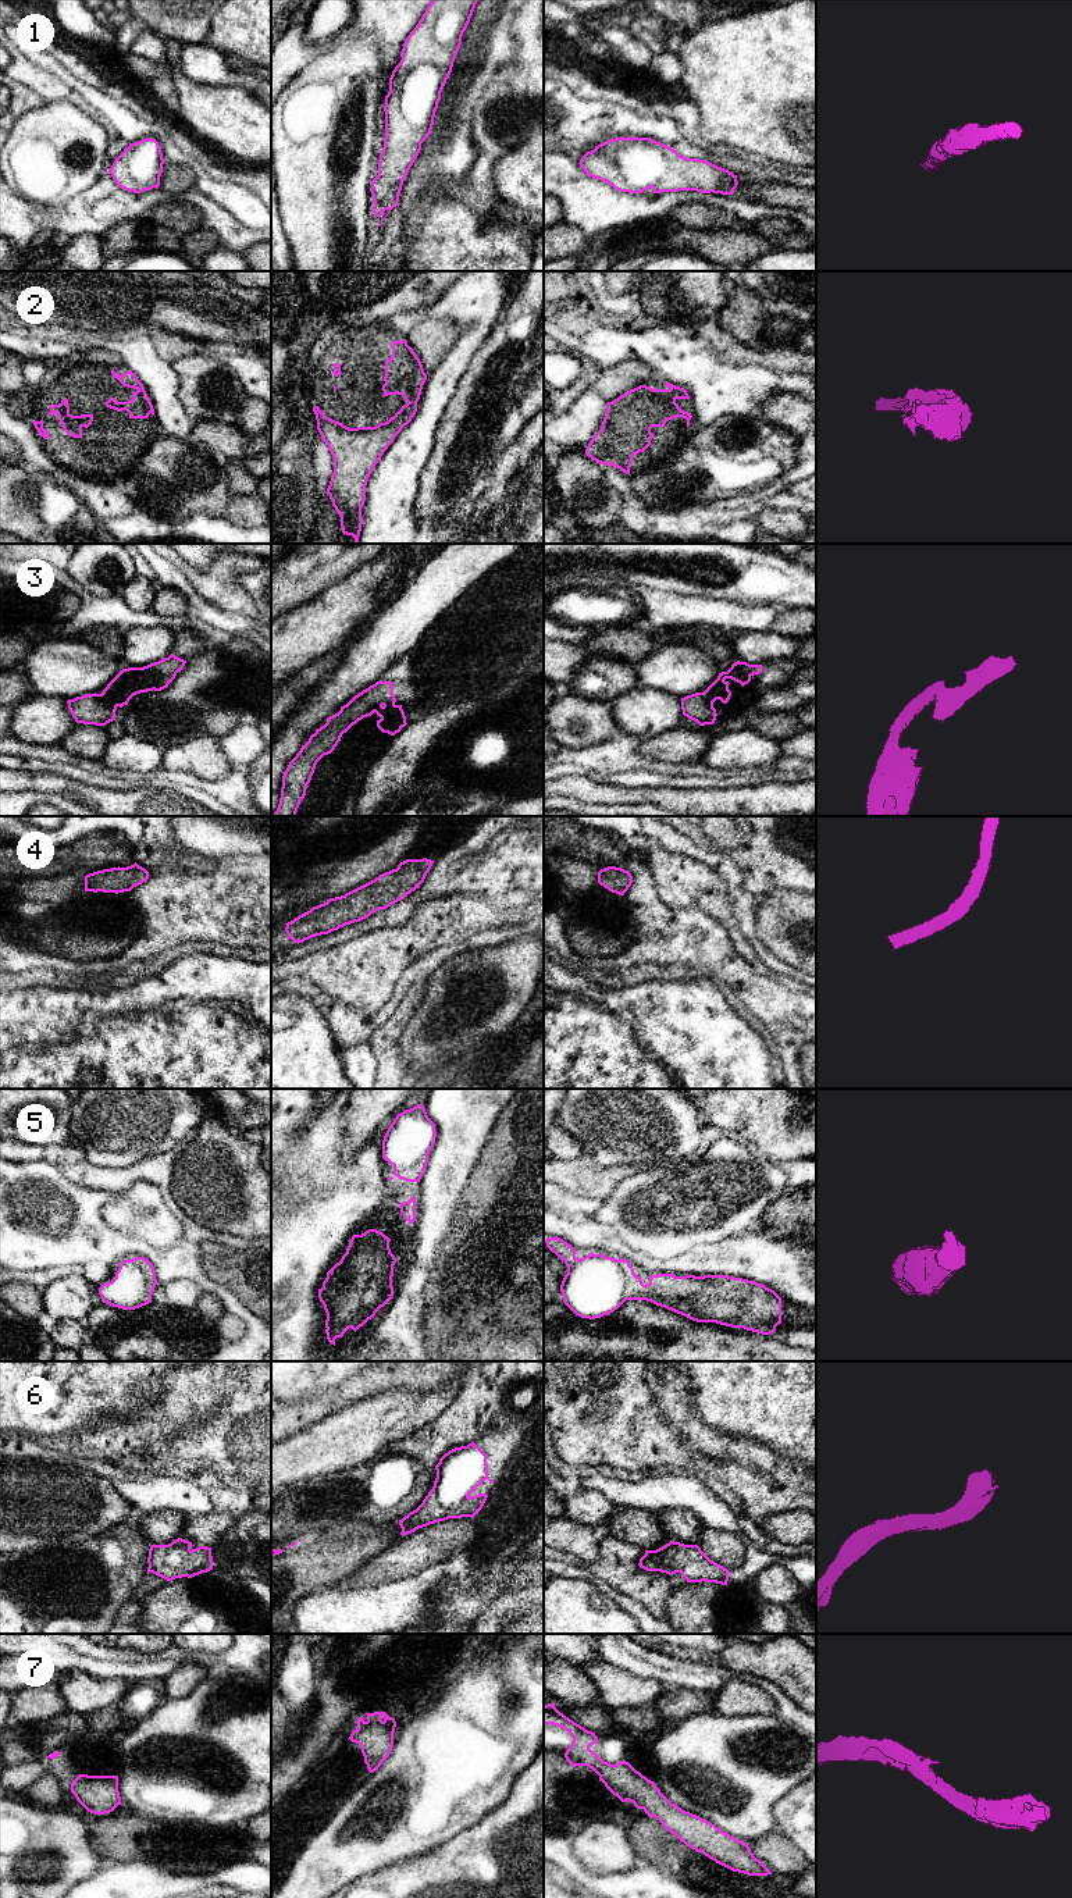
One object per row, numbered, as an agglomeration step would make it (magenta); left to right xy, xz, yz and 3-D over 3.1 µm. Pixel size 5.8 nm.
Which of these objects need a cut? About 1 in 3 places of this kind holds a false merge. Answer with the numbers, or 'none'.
none

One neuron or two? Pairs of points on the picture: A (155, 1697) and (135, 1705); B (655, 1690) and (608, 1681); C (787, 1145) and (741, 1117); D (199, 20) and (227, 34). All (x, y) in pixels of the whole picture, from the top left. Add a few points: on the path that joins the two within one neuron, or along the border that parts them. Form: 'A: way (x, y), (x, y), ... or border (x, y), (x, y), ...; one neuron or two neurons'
A: way (150, 1697), (143, 1697), (139, 1701); one neuron
B: way (644, 1690), (619, 1690); one neuron
C: way (776, 1133), (759, 1117), (752, 1117); one neuron
D: border (214, 14), (205, 41); two neurons

